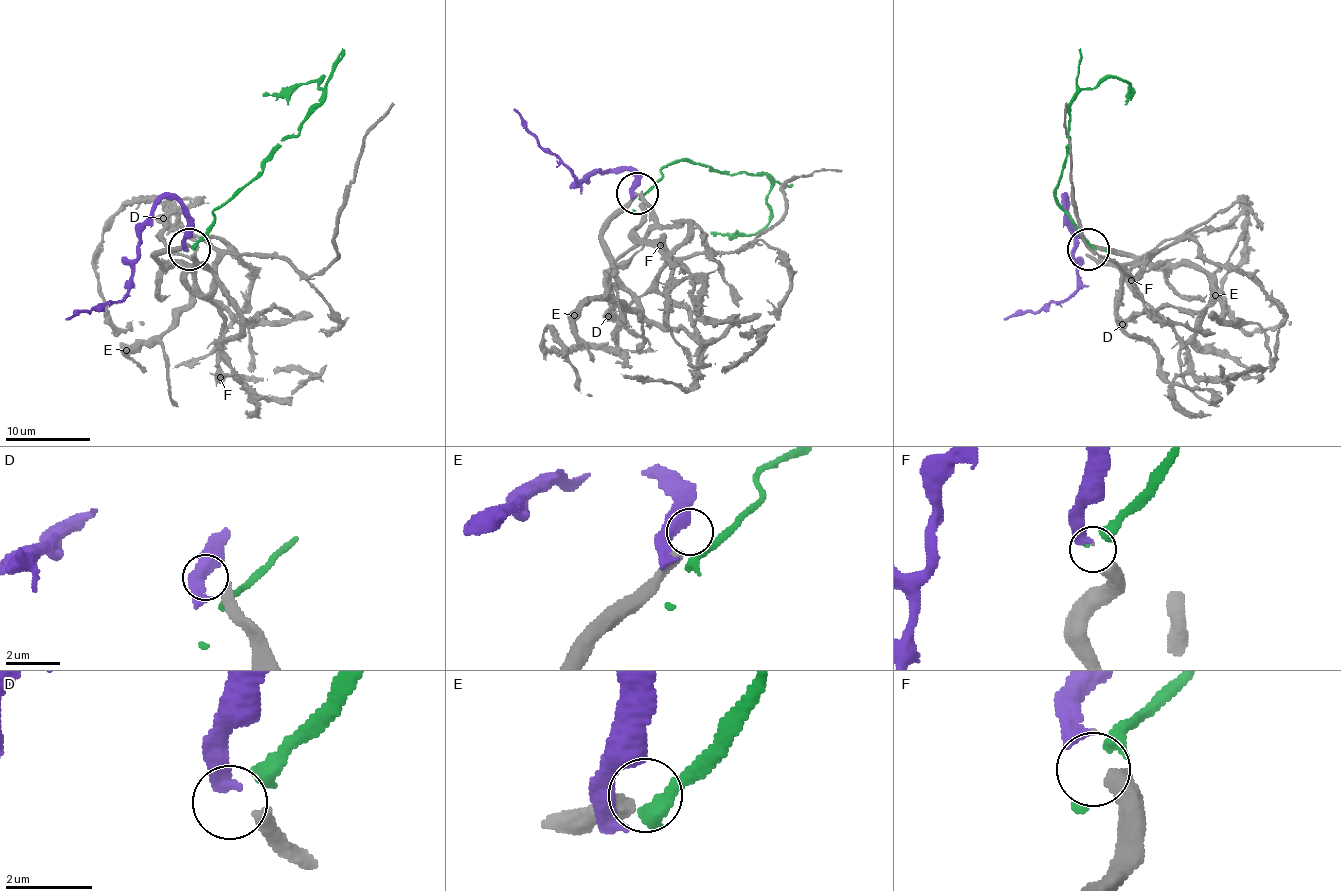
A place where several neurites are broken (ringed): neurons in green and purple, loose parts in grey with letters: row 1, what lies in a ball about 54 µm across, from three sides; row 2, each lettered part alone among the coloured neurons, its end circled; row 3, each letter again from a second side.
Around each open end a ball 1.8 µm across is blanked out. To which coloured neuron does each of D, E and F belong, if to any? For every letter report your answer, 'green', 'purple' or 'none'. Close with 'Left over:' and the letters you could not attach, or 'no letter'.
D: none
E: none
F: purple
Left over: D, E

